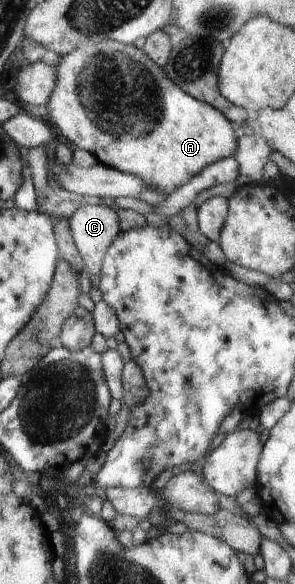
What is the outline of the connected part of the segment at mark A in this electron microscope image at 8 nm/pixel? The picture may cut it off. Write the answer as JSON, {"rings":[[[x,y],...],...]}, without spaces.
{"rings":[[[100,41],[100,43],[88,45],[88,47],[80,46],[77,50],[66,54],[57,66],[57,87],[53,91],[52,98],[49,99],[47,105],[48,109],[50,109],[50,121],[56,125],[58,131],[72,145],[76,145],[81,150],[91,153],[98,163],[106,164],[108,167],[122,173],[138,176],[148,188],[154,188],[165,196],[170,195],[180,186],[185,186],[188,182],[192,182],[194,178],[197,178],[198,174],[201,174],[202,170],[205,170],[205,167],[212,166],[219,159],[233,156],[236,153],[236,137],[234,137],[234,131],[232,131],[232,125],[230,125],[231,121],[226,119],[226,116],[222,115],[222,112],[218,111],[214,106],[204,103],[202,100],[194,99],[189,93],[182,91],[178,85],[174,85],[166,77],[166,73],[154,61],[150,61],[144,55],[144,51],[136,49],[134,45],[122,45],[122,43],[116,43],[116,41]]]}

